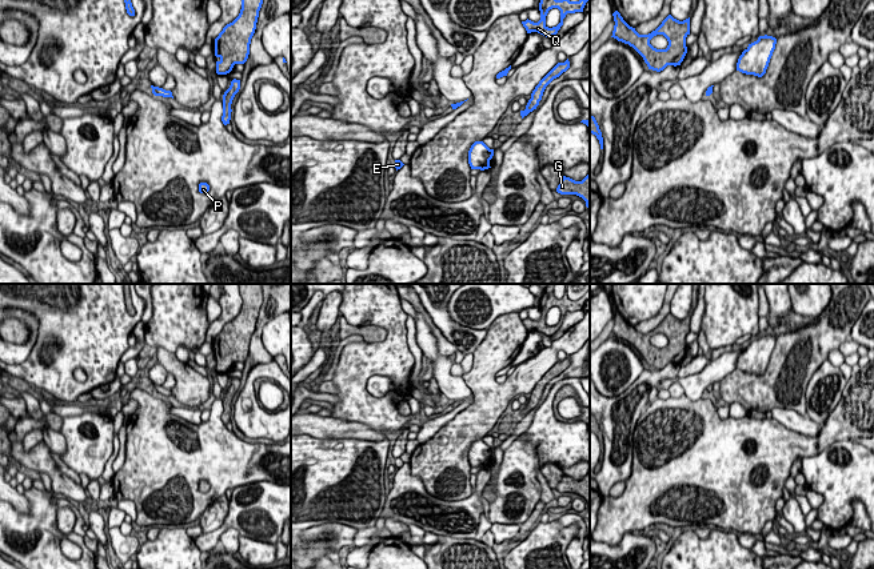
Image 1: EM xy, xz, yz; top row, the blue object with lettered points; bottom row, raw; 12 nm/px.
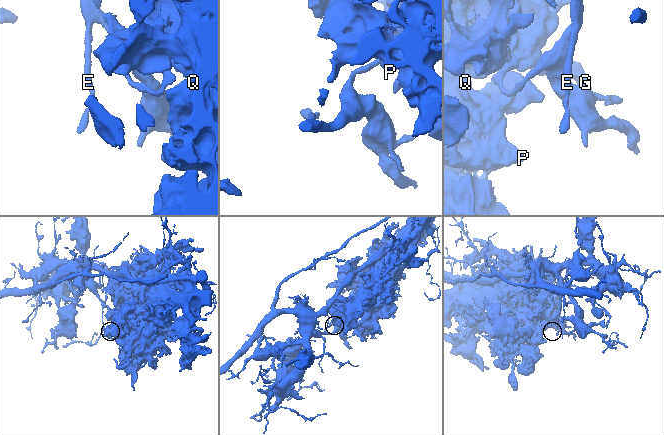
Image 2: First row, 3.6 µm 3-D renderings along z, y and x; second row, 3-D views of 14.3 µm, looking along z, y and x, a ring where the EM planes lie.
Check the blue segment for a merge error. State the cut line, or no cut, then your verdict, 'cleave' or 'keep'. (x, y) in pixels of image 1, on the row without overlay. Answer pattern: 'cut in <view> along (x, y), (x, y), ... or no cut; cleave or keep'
cut in xy along (159, 387), (152, 389); cleave

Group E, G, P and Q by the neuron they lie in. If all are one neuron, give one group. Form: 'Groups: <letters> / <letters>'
Groups: E / G P Q

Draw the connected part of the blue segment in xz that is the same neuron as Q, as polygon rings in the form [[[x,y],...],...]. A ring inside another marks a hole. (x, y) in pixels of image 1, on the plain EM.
[[[547,284],[539,301],[540,318],[538,321],[534,321],[527,317],[526,320],[522,320],[522,322],[526,326],[527,332],[538,330],[551,337],[563,324],[563,317],[566,316],[566,313],[583,310],[587,300],[590,300],[590,290],[587,290],[587,293],[579,300],[570,300],[568,297],[556,298],[554,296],[554,284]],[[552,306],[558,306],[560,309],[560,321],[556,325],[548,326],[546,324],[546,314]]]

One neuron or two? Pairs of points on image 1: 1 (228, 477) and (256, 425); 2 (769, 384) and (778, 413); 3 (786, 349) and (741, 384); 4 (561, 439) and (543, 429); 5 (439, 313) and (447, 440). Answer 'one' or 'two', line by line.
1: two
2: two
3: one
4: one
5: two

